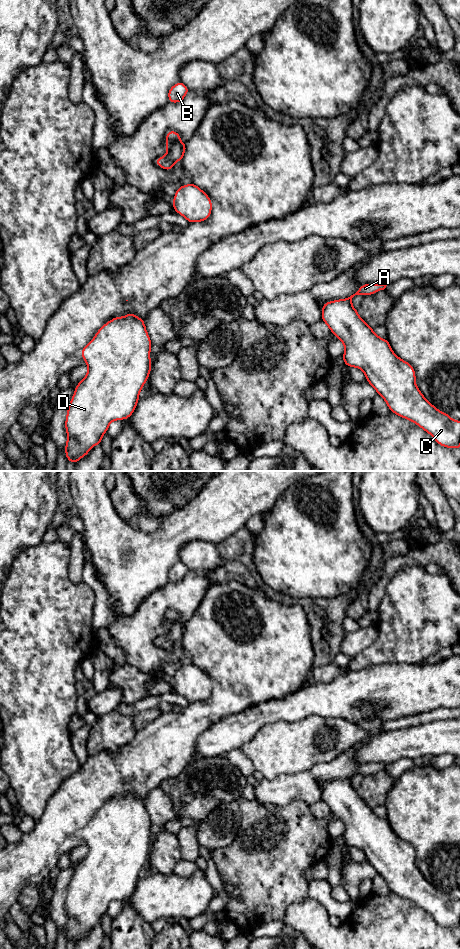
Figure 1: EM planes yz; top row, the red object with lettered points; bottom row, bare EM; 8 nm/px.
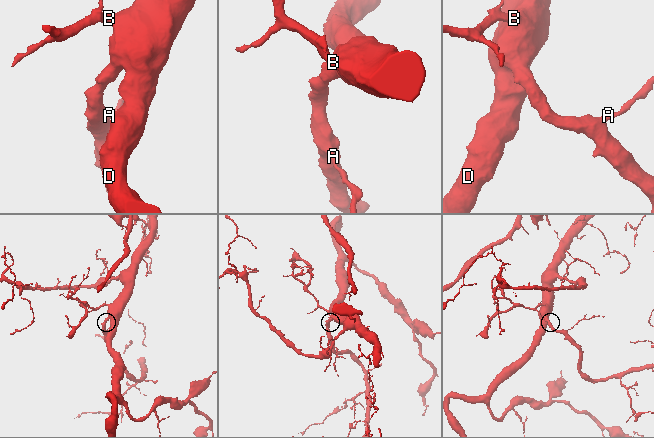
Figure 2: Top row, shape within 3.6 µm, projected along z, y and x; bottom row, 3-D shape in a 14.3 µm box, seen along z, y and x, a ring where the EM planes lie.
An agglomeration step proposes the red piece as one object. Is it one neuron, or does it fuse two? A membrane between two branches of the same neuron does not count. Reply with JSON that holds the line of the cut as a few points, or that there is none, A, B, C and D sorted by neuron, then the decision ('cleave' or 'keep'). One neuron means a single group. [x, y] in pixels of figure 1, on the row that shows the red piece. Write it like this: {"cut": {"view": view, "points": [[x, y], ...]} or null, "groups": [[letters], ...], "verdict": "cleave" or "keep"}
{"cut": null, "groups": [["A", "B", "C", "D"]], "verdict": "keep"}

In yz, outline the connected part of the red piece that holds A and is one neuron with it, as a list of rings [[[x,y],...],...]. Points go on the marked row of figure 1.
[[[364,284],[346,299],[322,305],[321,320],[344,344],[343,363],[361,369],[367,382],[396,415],[414,422],[446,448],[460,449],[460,421],[439,411],[418,389],[410,363],[400,359],[387,339],[380,338],[352,306],[355,295],[371,295],[387,284]]]

